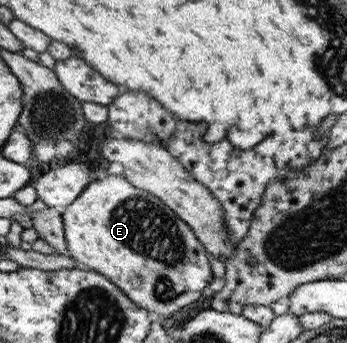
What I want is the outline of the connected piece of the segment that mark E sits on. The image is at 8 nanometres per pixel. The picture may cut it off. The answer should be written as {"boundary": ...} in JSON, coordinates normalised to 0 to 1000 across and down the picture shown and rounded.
{"boundary":[[[311,510],[294,525],[259,528],[248,548],[236,554],[233,566],[193,603],[190,612],[176,615],[182,662],[190,697],[190,729],[202,735],[202,746],[236,781],[271,787],[314,810],[380,880],[401,895],[421,901],[444,924],[476,927],[490,924],[501,910],[524,904],[530,892],[553,886],[582,872],[582,845],[591,834],[614,819],[617,805],[605,781],[605,743],[594,723],[582,717],[582,706],[565,694],[559,671],[548,665],[501,615],[484,601],[476,601],[461,577],[429,566],[421,554],[401,551],[395,542],[375,536],[357,510]]]}

